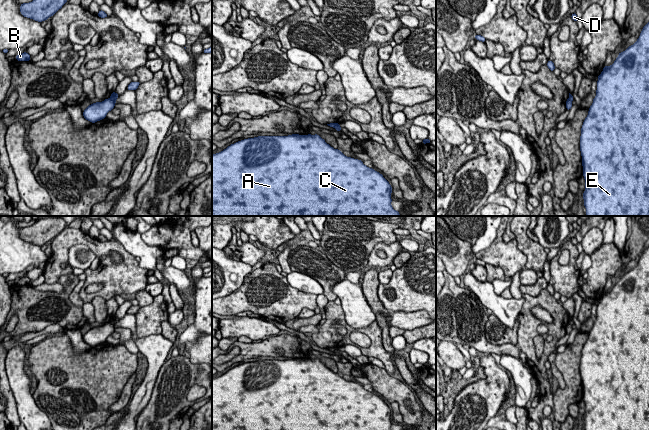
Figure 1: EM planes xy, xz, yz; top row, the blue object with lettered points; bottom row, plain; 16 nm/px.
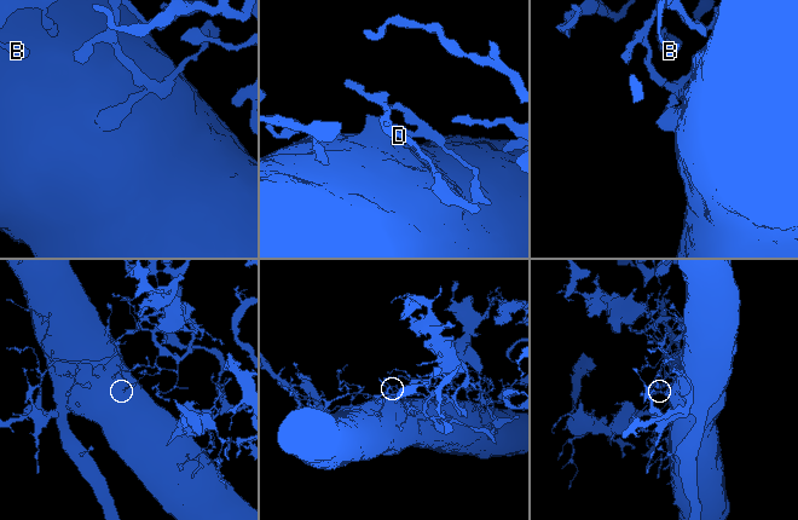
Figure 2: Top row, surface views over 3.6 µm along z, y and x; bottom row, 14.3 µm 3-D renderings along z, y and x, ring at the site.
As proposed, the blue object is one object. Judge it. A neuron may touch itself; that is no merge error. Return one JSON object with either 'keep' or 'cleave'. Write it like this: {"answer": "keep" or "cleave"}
{"answer": "cleave"}

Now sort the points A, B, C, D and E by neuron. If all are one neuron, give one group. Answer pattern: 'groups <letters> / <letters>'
groups A C E / B D

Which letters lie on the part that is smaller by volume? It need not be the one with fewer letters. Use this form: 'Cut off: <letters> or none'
Cut off: B, D

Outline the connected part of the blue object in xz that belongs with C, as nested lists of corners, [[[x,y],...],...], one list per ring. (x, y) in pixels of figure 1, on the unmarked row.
[[[318,358],[258,360],[238,365],[223,375],[212,378],[212,430],[391,430],[391,417],[392,411],[382,398],[367,391],[361,384],[345,380]]]

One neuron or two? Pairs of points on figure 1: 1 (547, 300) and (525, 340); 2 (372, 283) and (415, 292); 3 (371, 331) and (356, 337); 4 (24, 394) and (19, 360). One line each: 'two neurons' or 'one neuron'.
1: one neuron
2: two neurons
3: two neurons
4: one neuron

